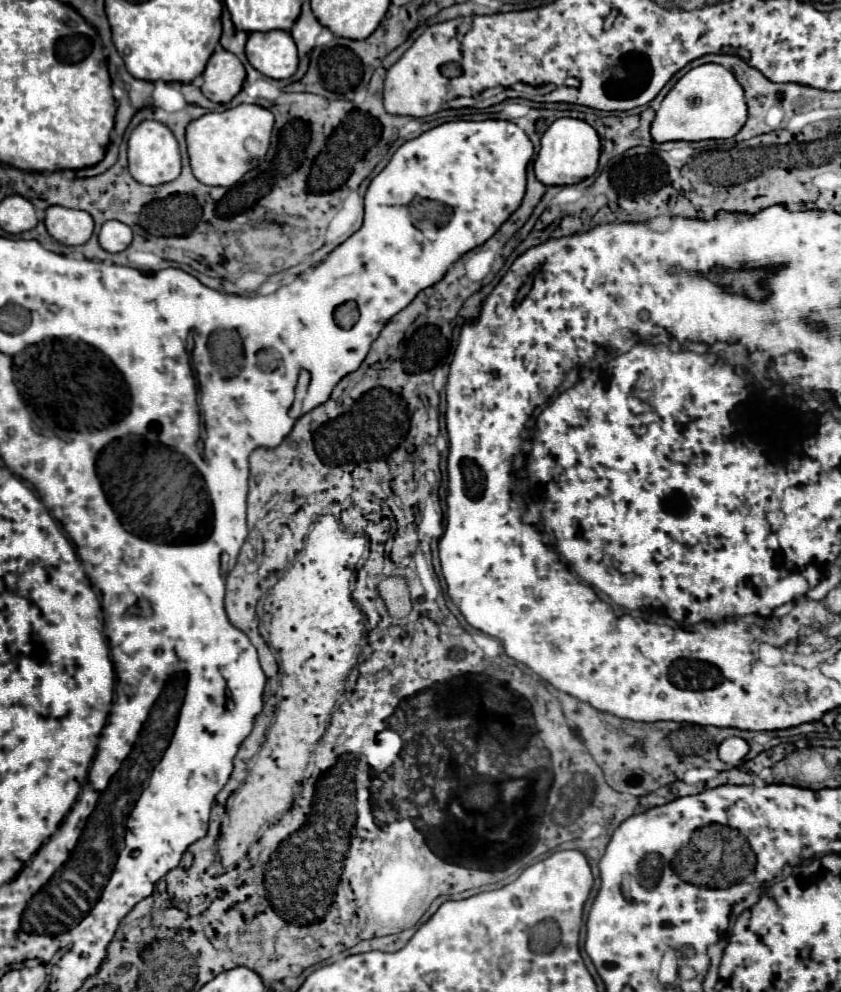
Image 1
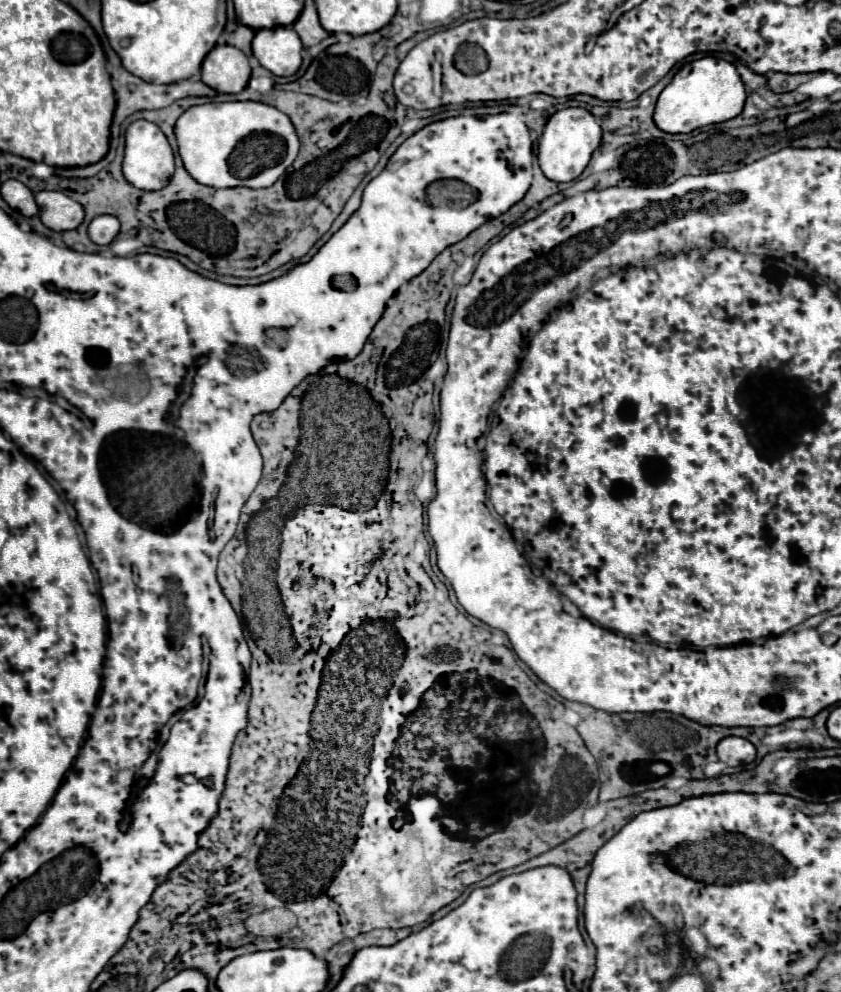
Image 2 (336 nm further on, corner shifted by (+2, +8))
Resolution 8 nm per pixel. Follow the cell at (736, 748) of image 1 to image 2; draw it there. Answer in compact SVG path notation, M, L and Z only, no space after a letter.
M725 737L717 745L719 761L723 761L729 767L737 767L743 763L755 761L755 747L741 737Z

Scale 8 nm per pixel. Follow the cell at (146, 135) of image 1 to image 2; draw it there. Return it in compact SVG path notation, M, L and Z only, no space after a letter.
M133 121L125 131L125 159L123 159L123 175L125 179L141 191L159 191L173 177L173 149L167 143L163 131L151 121Z

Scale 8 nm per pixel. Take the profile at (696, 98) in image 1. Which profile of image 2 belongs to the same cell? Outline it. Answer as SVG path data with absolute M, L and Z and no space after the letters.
M703 57L693 61L685 73L683 71L677 73L673 81L661 91L653 119L661 131L691 133L693 129L737 117L743 111L745 99L747 99L745 85L737 69L723 59Z

